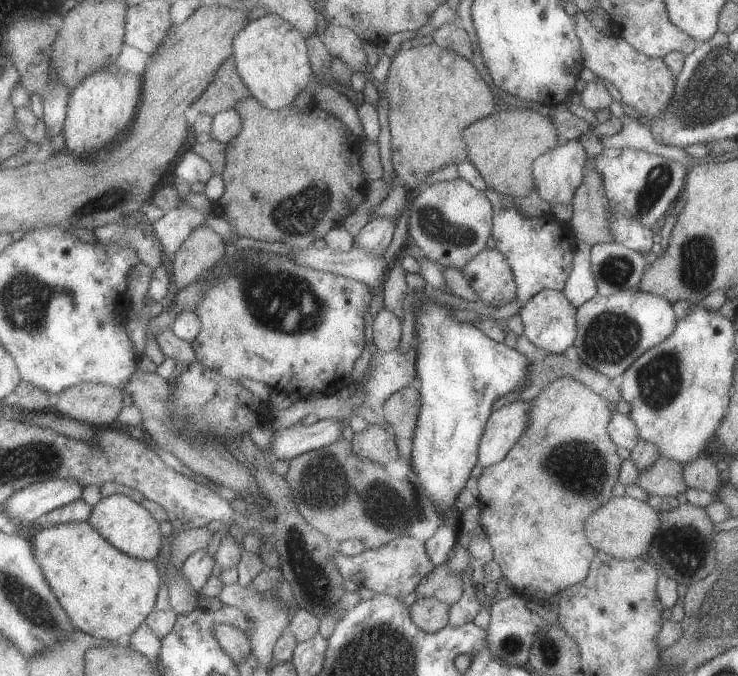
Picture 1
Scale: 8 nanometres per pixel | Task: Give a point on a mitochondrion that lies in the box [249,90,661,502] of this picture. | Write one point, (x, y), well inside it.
(609, 339)

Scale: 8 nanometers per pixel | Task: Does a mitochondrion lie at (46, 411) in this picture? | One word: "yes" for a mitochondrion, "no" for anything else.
no

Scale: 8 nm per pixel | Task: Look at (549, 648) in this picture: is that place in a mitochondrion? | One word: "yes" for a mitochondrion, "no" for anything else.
yes

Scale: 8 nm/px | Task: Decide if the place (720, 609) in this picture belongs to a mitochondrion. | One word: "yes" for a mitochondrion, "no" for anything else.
yes

